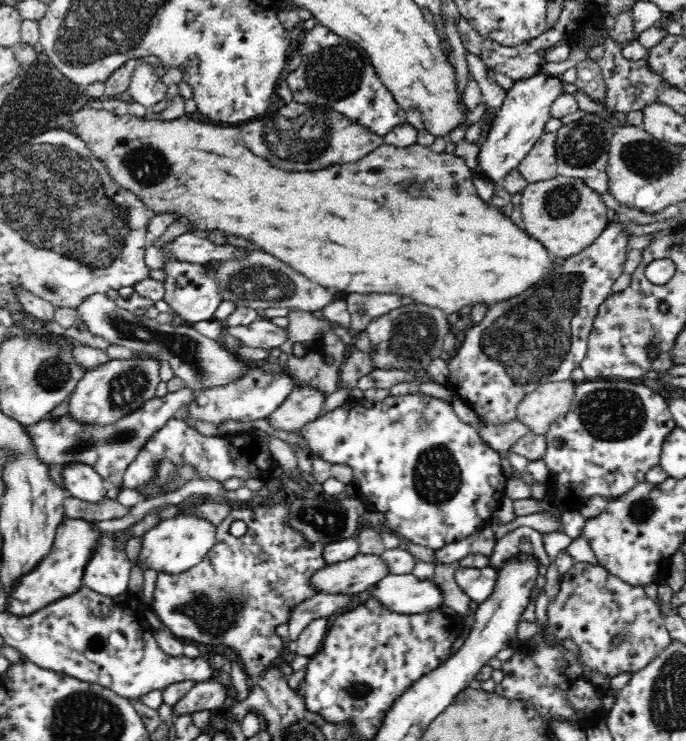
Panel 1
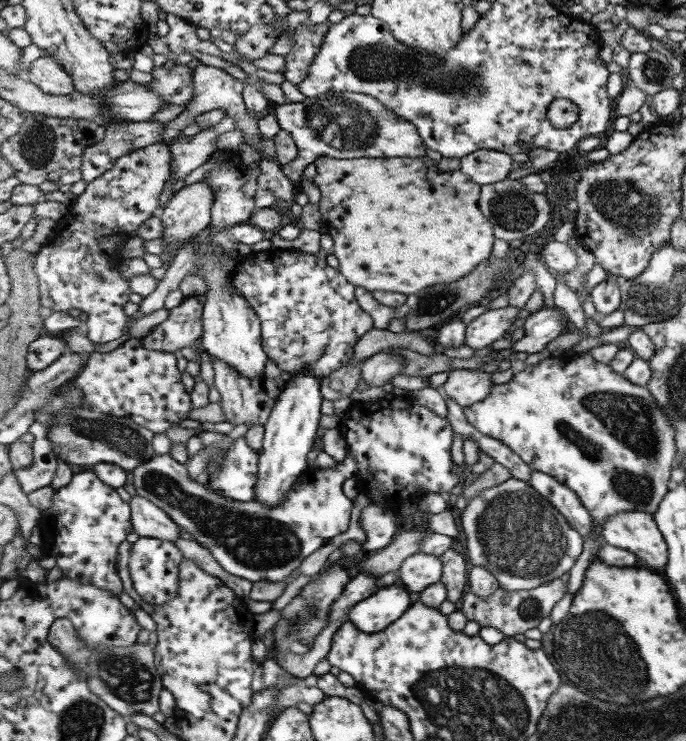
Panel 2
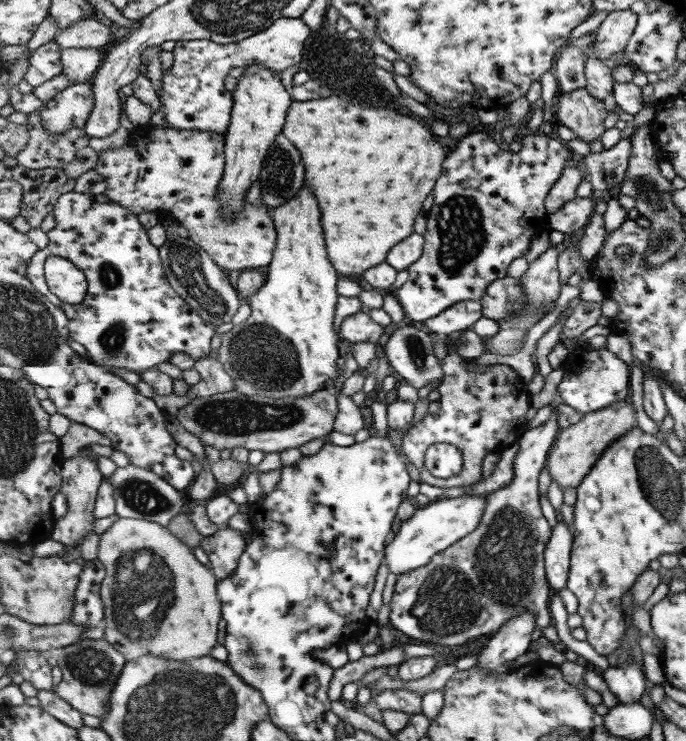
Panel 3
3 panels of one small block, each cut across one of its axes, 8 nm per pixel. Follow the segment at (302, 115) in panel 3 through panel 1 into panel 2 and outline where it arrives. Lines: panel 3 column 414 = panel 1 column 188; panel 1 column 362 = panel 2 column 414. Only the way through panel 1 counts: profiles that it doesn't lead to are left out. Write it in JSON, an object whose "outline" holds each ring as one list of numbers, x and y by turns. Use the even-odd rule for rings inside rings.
{"outline":[[323,157,315,162,317,174,310,181,317,186,322,195,319,202,319,211,323,216,323,222,327,226,327,233,333,238,333,254,339,260,340,271,356,287,363,287,371,292,384,290,400,292,411,295,420,293,421,290,435,286,435,284,447,284,457,282,464,276,472,274,480,264,489,260,495,244,494,224,483,214,481,207,482,185,470,179,467,173,460,169,441,171,437,168,437,162,429,157,363,157,354,159,336,159]]}

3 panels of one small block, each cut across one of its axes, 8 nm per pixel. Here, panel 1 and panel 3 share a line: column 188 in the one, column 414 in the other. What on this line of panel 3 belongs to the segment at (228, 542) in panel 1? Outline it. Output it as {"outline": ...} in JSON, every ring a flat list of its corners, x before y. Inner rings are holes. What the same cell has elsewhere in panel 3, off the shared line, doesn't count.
{"outline":[[560,394,557,400,549,404,551,414,548,420,527,431,518,441,520,450,515,457,516,477,505,488,486,495,487,508,475,533,459,540,453,547,446,548,446,551,439,552,426,567,405,572,397,579,390,603,392,611,389,621,412,641,426,642,445,649,459,646,467,640,496,633,509,619,527,611,537,615,536,626,541,626,539,629,552,626,554,620,549,606,553,590,546,576,546,548,554,535,554,528,541,510,539,474,543,468,547,468,550,450,562,430,559,427,559,414,555,411,559,402,563,402]]}

